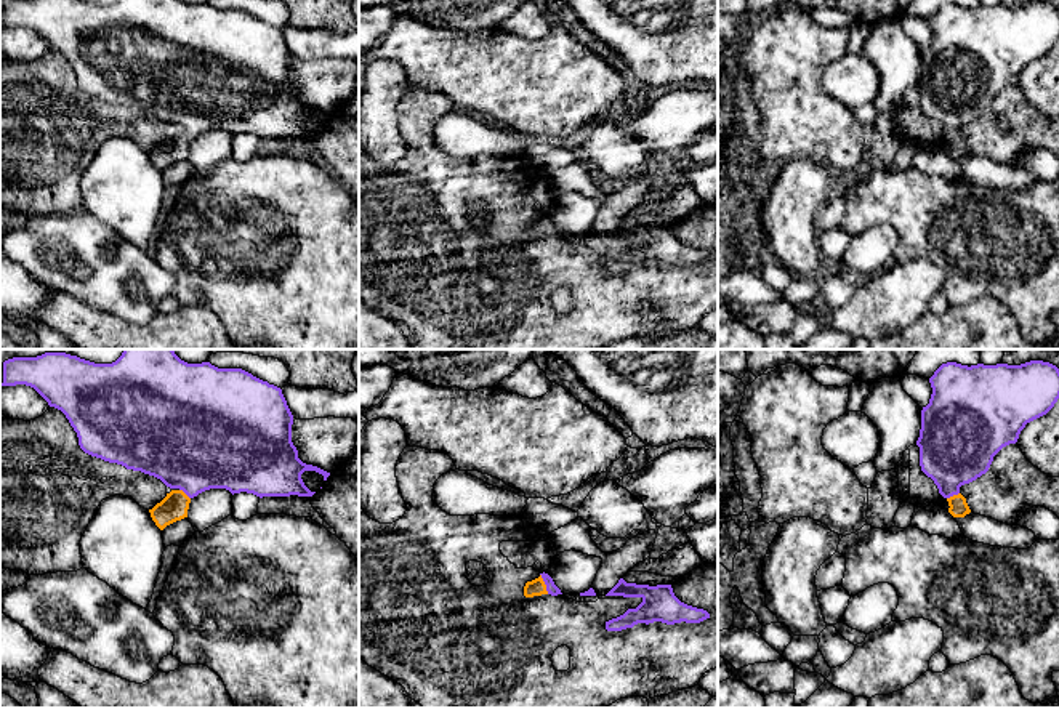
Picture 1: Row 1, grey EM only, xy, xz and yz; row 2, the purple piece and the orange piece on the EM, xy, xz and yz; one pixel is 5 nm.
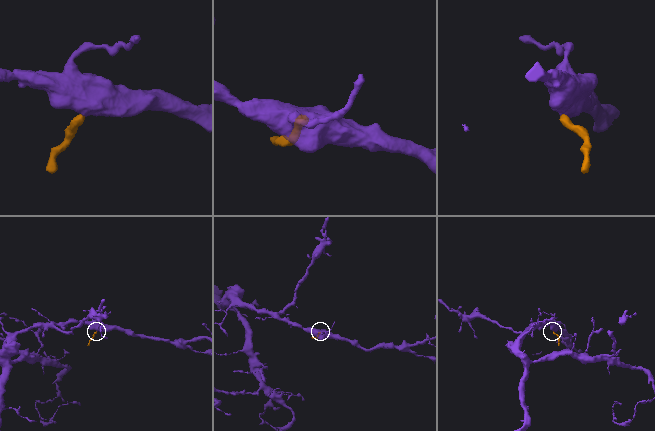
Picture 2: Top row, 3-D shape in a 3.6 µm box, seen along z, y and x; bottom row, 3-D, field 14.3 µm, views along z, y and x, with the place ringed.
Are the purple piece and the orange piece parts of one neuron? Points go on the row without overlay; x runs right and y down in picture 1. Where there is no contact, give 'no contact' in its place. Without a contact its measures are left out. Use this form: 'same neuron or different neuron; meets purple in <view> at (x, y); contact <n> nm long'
same neuron; meets purple in xz at (545, 225); contact 110 nm long

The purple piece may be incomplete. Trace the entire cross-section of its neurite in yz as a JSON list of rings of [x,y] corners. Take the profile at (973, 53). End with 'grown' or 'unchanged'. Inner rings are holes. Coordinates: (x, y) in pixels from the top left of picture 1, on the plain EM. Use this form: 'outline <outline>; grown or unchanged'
outline [[[1030,2],[1021,6],[942,5],[929,19],[932,35],[921,51],[921,112],[948,143],[953,159],[971,154],[960,128],[985,115],[993,98],[1016,85],[1027,64],[1059,40],[1059,10]]]; grown

